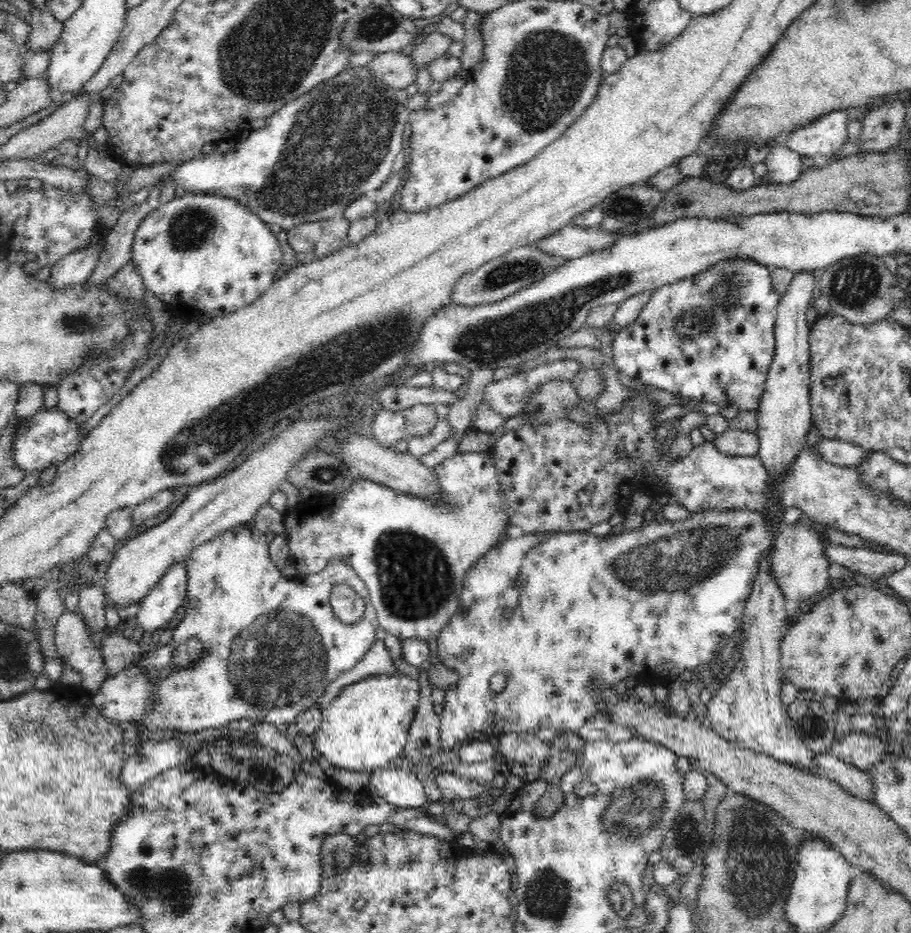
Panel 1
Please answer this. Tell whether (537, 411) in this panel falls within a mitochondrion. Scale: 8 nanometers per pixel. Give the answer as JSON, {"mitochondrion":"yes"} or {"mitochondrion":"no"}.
{"mitochondrion":"yes"}

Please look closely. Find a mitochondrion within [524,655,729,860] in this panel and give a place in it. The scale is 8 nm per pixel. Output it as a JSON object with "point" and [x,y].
{"point":[637,808]}

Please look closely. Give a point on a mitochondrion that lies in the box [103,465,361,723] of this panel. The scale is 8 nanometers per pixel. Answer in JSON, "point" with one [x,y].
{"point":[278,660]}

